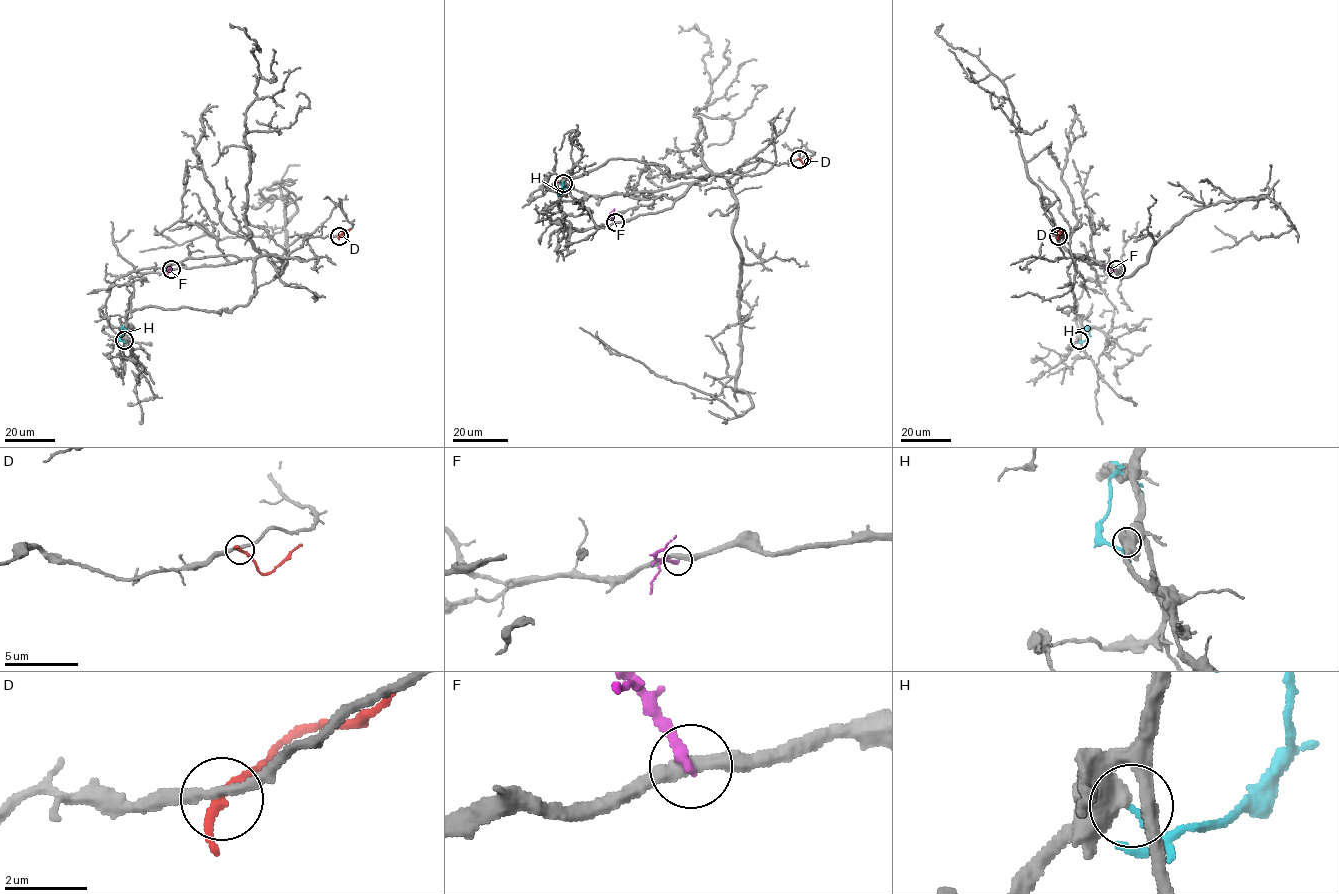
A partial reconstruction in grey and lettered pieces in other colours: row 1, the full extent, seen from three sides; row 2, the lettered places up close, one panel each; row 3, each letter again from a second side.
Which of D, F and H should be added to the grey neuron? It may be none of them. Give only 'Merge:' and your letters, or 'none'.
Merge: none

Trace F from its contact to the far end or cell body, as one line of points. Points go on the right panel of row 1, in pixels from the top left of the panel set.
F: (1115, 269), (1103, 265)

